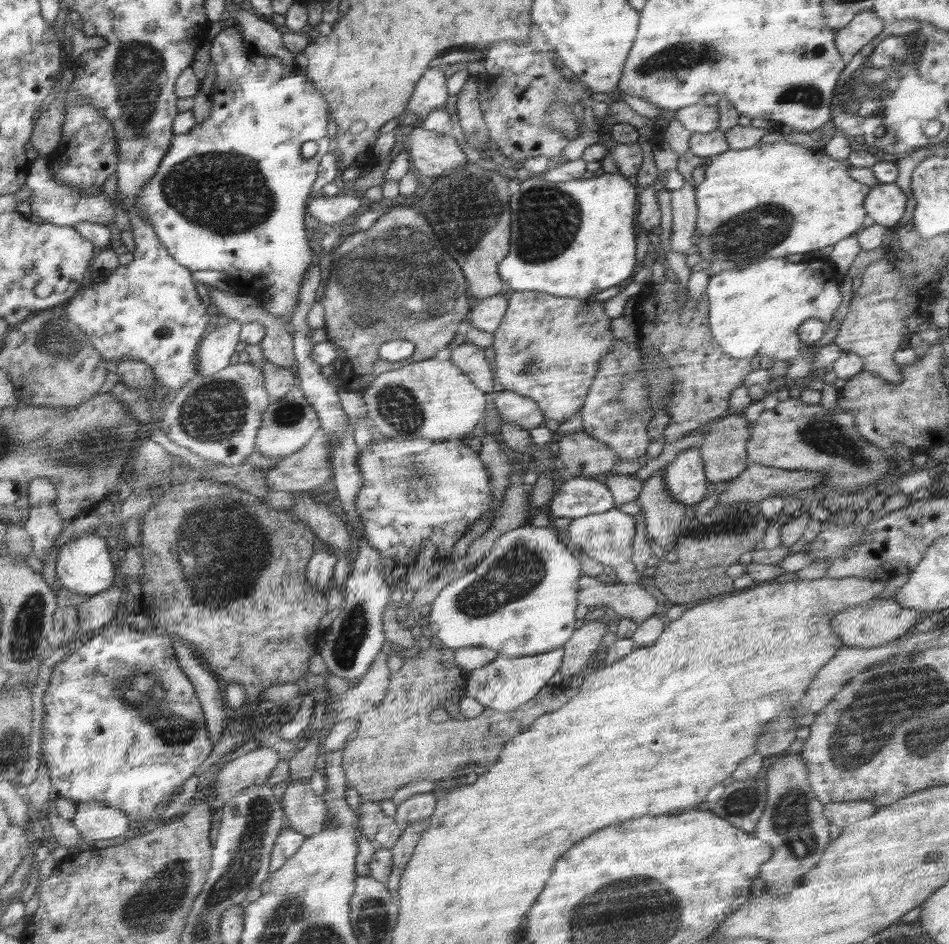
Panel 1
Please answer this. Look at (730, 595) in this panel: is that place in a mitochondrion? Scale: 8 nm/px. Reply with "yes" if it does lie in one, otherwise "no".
no

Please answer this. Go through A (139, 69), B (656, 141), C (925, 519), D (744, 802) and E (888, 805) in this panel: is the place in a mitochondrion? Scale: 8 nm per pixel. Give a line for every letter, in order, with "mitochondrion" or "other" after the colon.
A: mitochondrion
B: other
C: other
D: mitochondrion
E: other

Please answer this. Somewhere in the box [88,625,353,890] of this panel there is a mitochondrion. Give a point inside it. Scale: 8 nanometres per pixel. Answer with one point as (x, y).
(141, 693)

